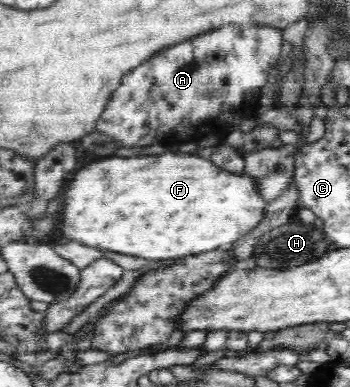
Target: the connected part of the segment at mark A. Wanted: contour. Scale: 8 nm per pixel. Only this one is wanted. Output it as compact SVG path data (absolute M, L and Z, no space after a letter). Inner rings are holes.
M267 23L225 24L210 27L209 30L195 34L195 38L181 40L163 48L130 70L113 91L101 118L96 122L96 130L119 140L125 148L147 148L153 144L191 144L189 150L197 146L199 140L208 134L217 135L221 143L233 130L247 120L253 120L253 129L291 130L298 137L309 132L309 127L300 118L297 106L284 106L276 103L273 111L257 113L261 88L273 82L277 62L283 46L283 29Z

